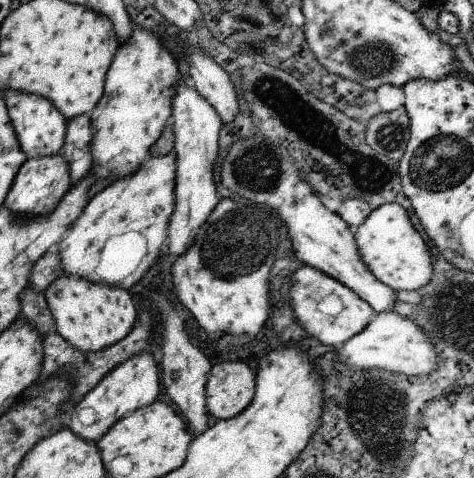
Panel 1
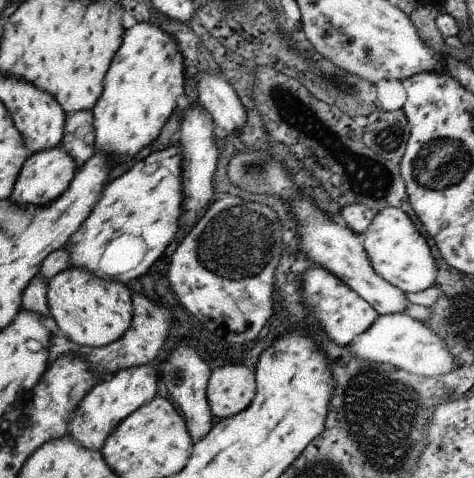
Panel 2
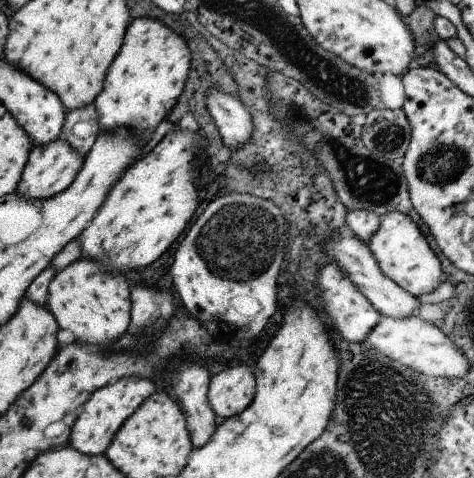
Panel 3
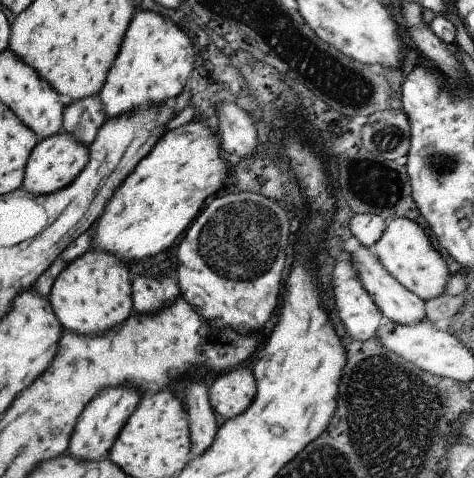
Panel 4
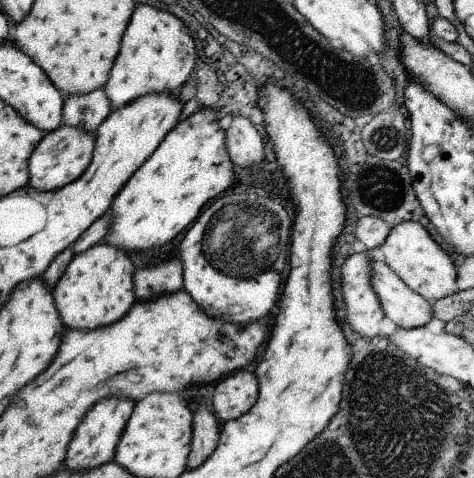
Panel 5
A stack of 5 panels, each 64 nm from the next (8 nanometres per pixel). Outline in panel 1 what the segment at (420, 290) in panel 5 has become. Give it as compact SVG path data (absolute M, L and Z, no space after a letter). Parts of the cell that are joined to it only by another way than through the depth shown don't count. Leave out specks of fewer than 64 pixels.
M383 204L373 210L357 228L351 228L355 246L367 270L391 290L415 290L419 292L431 280L429 252L421 236L413 230L407 210L399 204Z

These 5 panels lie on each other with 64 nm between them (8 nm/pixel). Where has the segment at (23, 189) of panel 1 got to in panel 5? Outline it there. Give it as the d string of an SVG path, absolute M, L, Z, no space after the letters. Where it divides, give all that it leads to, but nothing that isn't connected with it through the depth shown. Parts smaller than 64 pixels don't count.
M59 126L59 130L45 134L27 162L27 170L29 170L27 186L37 192L53 192L53 190L61 190L63 186L69 186L91 164L93 148L95 148L95 134L91 136L79 128Z

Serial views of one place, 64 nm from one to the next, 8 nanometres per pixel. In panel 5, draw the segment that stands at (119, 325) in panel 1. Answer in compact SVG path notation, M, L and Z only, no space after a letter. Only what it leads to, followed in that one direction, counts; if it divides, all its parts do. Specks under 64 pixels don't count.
M97 244L73 256L65 272L53 286L55 308L59 310L65 328L95 330L123 318L135 302L131 290L131 272L133 266L127 254L109 244Z

